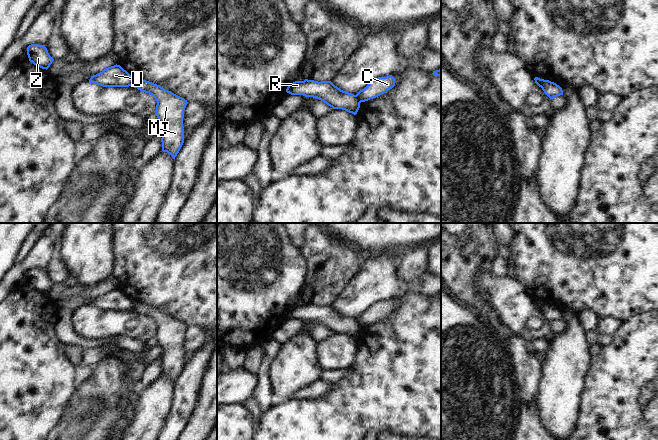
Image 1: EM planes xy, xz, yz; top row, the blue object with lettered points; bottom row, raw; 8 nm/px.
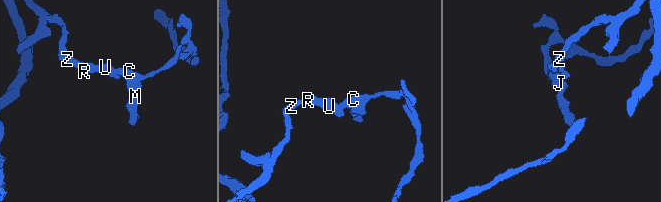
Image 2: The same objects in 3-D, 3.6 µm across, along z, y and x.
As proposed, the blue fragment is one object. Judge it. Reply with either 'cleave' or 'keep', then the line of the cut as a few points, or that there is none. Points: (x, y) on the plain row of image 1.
cleave | xy (132, 302), (133, 309)

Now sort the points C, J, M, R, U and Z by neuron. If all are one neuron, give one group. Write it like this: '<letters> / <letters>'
C J M / R U Z

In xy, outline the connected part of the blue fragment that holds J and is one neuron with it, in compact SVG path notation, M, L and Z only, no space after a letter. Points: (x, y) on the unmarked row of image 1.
M133 302L133 311L156 323L155 336L162 350L162 375L175 383L184 367L183 342L187 324L143 303Z

